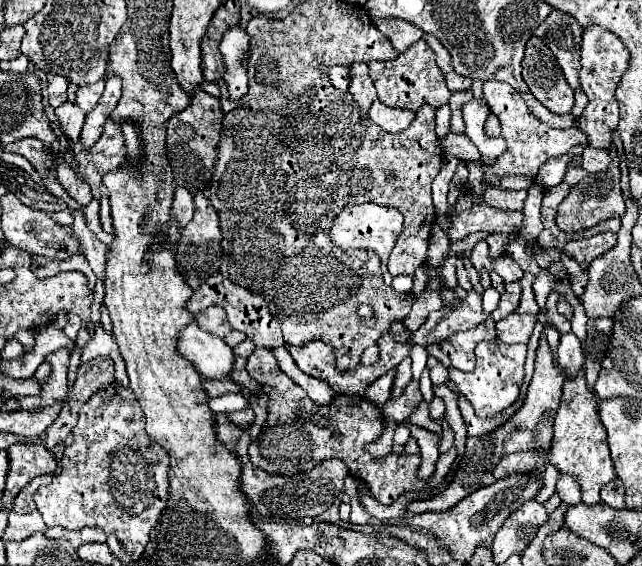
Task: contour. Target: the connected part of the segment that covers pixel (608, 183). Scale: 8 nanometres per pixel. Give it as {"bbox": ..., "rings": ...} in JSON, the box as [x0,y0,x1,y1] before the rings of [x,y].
{"bbox":[557,147,625,231],"rings":[[[609,147],[609,155],[611,155],[611,165],[607,171],[603,173],[595,173],[585,177],[581,183],[573,185],[569,195],[563,199],[563,203],[559,205],[557,211],[557,227],[561,231],[583,231],[593,227],[599,221],[605,221],[609,217],[615,215],[623,215],[625,213],[625,199],[621,193],[621,171],[619,171],[619,155],[615,151],[615,147]]]}

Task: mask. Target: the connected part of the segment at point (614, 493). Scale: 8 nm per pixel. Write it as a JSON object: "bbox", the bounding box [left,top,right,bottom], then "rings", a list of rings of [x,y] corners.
{"bbox":[601,479,625,509],"rings":[[[613,479],[601,489],[601,499],[613,509],[625,509],[625,487],[619,479]]]}

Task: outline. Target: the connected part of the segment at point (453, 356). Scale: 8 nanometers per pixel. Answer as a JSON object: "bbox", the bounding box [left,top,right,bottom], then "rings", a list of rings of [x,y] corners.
{"bbox":[441,315,495,371],"rings":[[[489,315],[481,325],[471,331],[460,331],[441,343],[442,351],[449,357],[451,365],[459,371],[471,371],[475,367],[475,347],[485,339],[495,337],[495,321]]]}

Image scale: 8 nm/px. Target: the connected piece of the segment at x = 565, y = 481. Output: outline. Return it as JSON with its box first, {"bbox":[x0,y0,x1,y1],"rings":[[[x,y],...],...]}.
{"bbox":[555,475,581,505],"rings":[[[559,475],[557,479],[557,487],[555,487],[555,493],[561,497],[563,503],[567,505],[577,505],[581,501],[581,493],[579,493],[579,485],[573,477],[569,475]]]}

